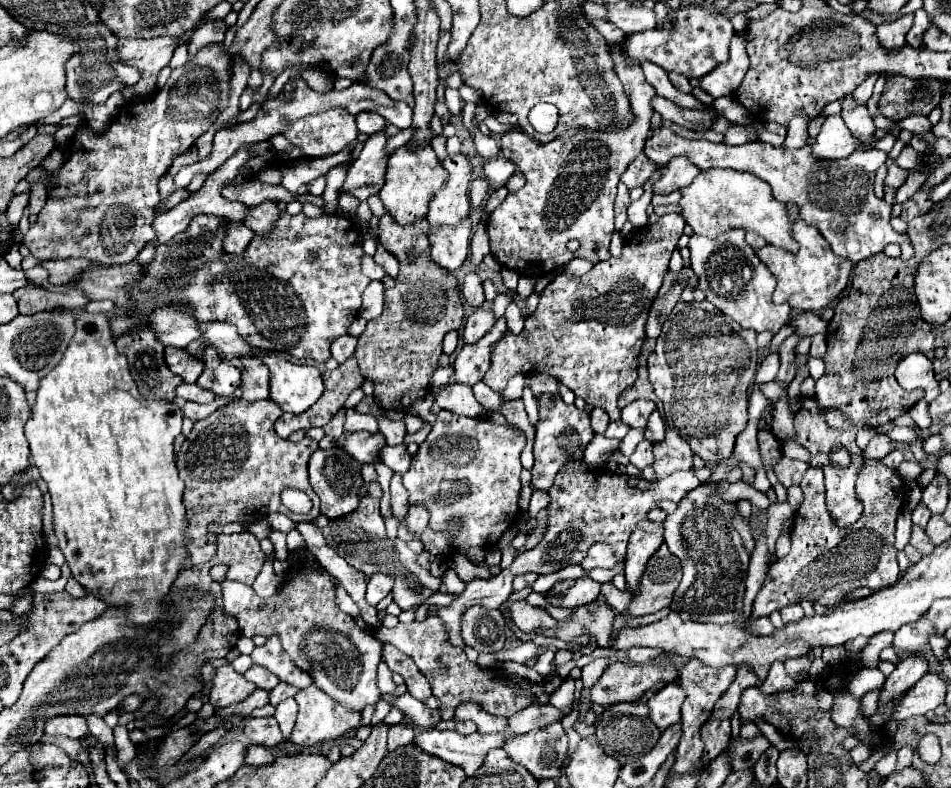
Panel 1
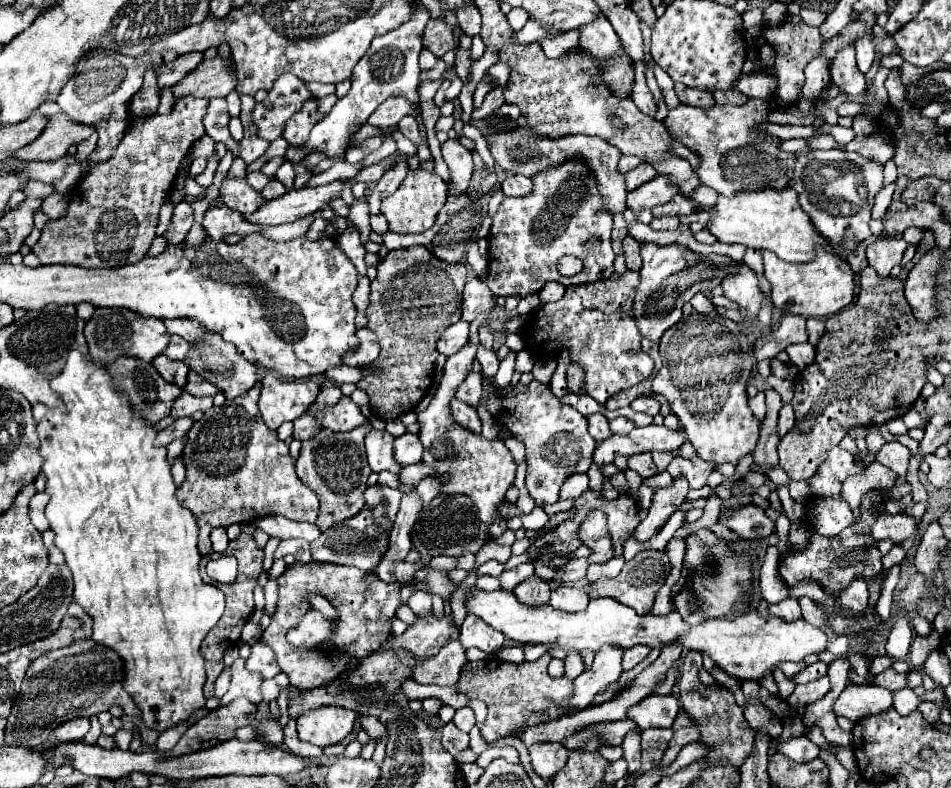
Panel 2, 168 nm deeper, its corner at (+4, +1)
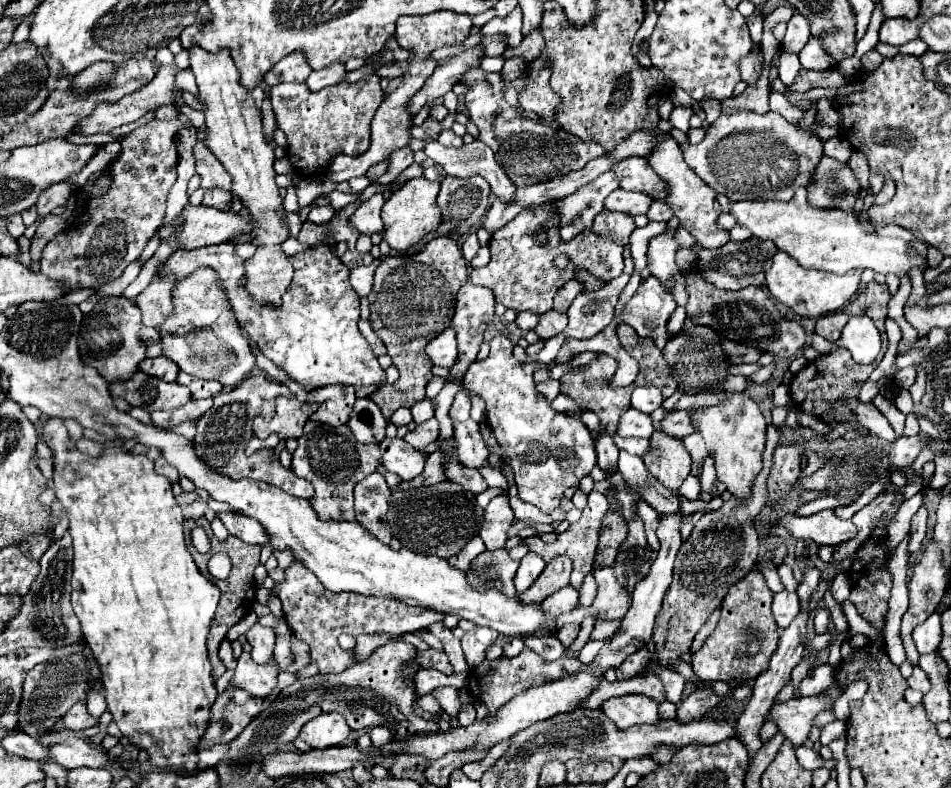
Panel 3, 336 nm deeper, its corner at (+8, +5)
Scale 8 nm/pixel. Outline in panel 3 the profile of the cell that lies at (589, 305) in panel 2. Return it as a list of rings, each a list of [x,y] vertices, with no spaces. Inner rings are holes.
[[[574,280],[566,282],[566,284],[556,292],[556,296],[554,296],[554,310],[566,312],[566,310],[570,308],[570,302],[572,302],[580,292],[582,292],[582,284],[580,284],[580,282],[574,282]]]

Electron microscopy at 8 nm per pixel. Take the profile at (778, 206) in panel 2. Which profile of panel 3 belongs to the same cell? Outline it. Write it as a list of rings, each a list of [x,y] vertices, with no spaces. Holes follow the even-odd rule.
[[[798,188],[788,202],[732,202],[730,214],[736,216],[740,226],[750,228],[752,234],[762,240],[772,240],[778,250],[788,252],[804,268],[832,274],[844,274],[852,268],[870,268],[878,274],[894,274],[898,278],[910,276],[912,268],[920,268],[922,272],[930,268],[928,260],[902,238],[882,238],[868,232],[854,214],[846,214],[844,210],[810,206],[806,188]]]

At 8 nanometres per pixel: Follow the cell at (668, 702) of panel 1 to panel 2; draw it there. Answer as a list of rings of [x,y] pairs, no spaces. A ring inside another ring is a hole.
[[[650,694],[628,710],[628,718],[632,718],[640,730],[670,728],[678,714],[680,714],[680,702],[674,694],[670,696]]]

